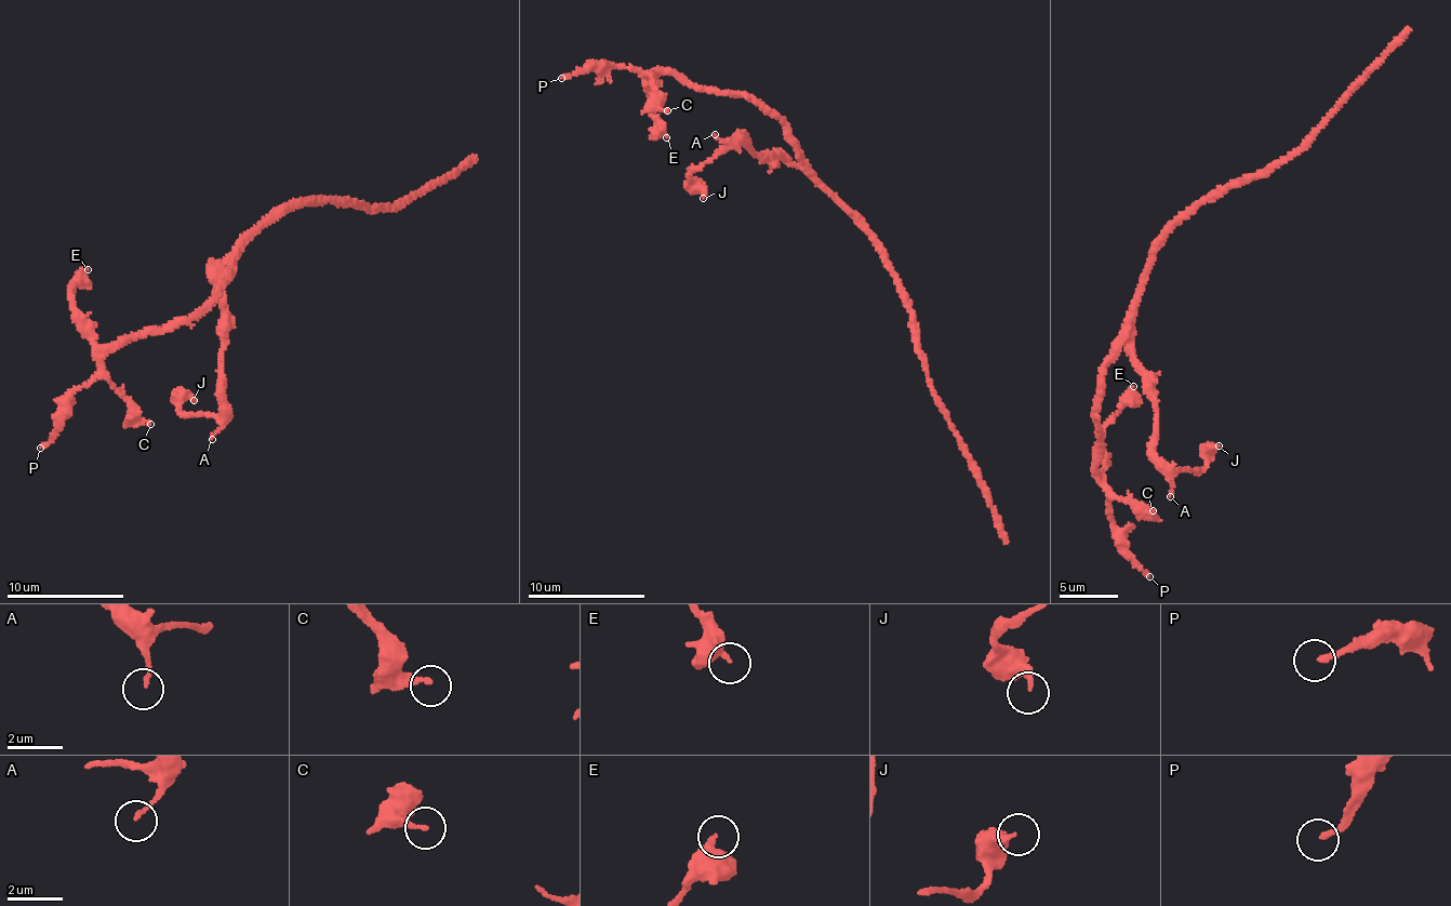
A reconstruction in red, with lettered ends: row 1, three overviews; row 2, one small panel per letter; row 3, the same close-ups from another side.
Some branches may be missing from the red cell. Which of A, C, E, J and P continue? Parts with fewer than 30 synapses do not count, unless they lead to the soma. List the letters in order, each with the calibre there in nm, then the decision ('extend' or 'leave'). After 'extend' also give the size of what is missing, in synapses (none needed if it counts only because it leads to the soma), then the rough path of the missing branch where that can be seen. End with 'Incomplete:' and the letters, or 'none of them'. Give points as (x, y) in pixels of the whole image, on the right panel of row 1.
A: calibre 110 nm; leave
C: calibre 220 nm; leave
E: calibre 360 nm; leave
J: calibre 280 nm; leave
P: calibre 170 nm; leave
Incomplete: none of them

